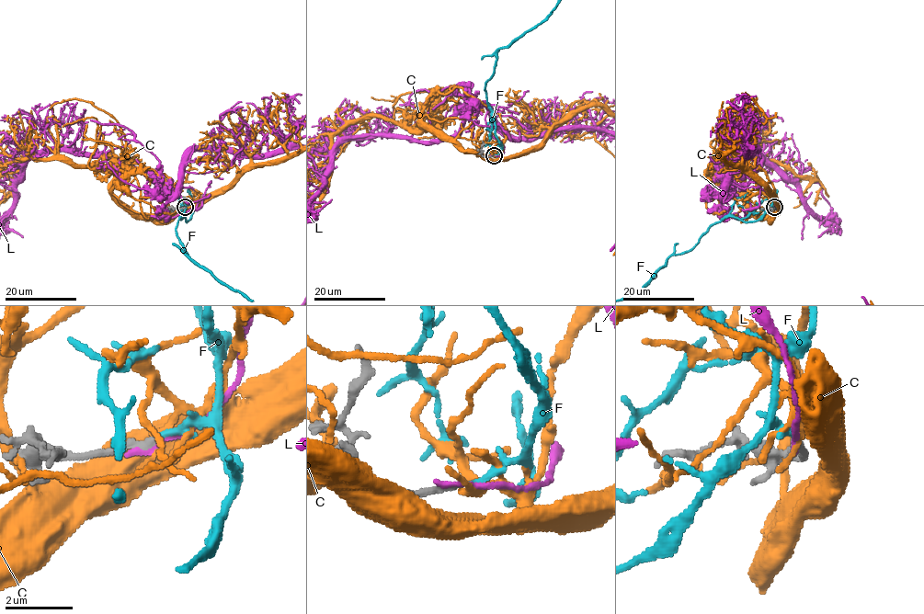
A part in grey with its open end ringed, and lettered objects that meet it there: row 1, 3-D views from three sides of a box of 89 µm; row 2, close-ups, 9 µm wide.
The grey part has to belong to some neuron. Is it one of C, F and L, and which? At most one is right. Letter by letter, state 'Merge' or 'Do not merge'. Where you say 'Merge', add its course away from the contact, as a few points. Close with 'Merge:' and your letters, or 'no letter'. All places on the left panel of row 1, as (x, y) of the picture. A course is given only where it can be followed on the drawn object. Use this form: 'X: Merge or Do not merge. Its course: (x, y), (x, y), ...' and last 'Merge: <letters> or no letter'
C: Do not merge
F: Merge
L: Do not merge
Merge: F

